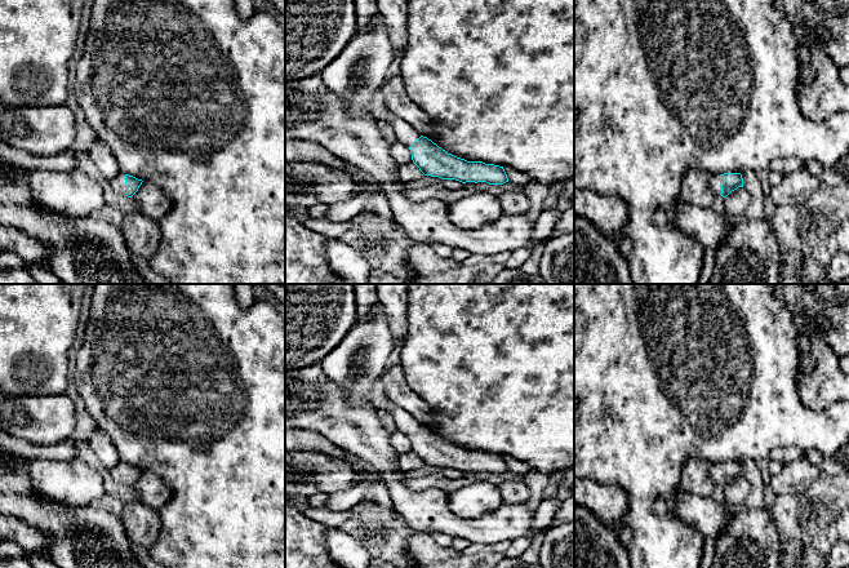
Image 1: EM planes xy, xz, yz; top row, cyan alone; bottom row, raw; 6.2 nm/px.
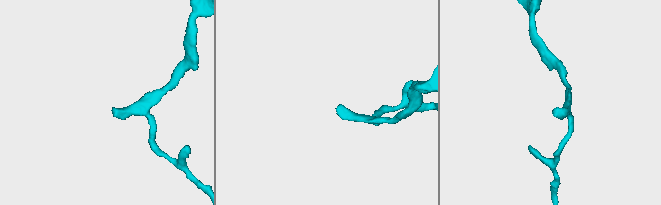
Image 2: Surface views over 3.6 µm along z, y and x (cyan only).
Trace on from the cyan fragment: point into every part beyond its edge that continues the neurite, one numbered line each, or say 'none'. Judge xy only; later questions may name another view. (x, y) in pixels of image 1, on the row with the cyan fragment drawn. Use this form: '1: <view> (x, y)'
1: xy (118, 185)

